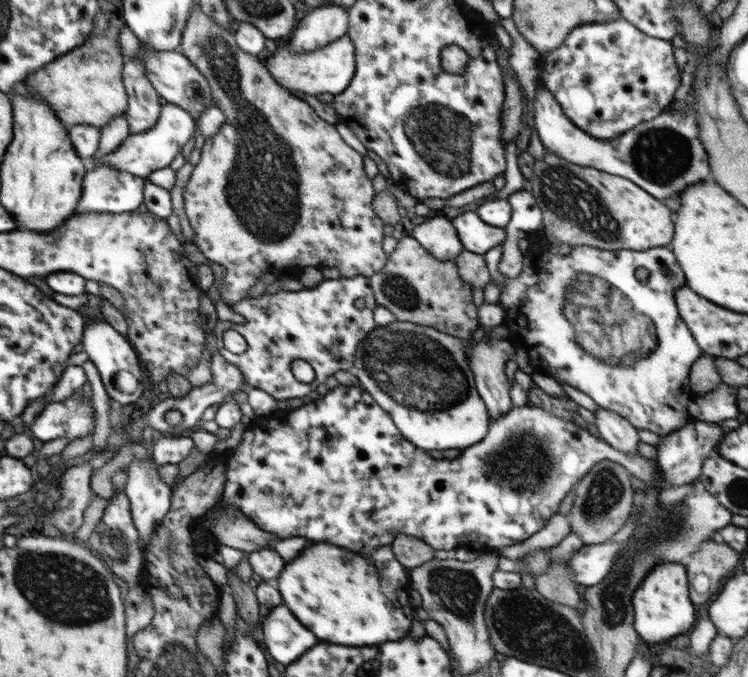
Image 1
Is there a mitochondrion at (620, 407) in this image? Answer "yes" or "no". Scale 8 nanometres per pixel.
no

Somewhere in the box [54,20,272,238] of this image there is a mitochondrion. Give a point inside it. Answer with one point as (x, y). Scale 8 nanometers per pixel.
(89, 55)

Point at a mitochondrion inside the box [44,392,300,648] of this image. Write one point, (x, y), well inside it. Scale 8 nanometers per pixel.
(103, 540)

